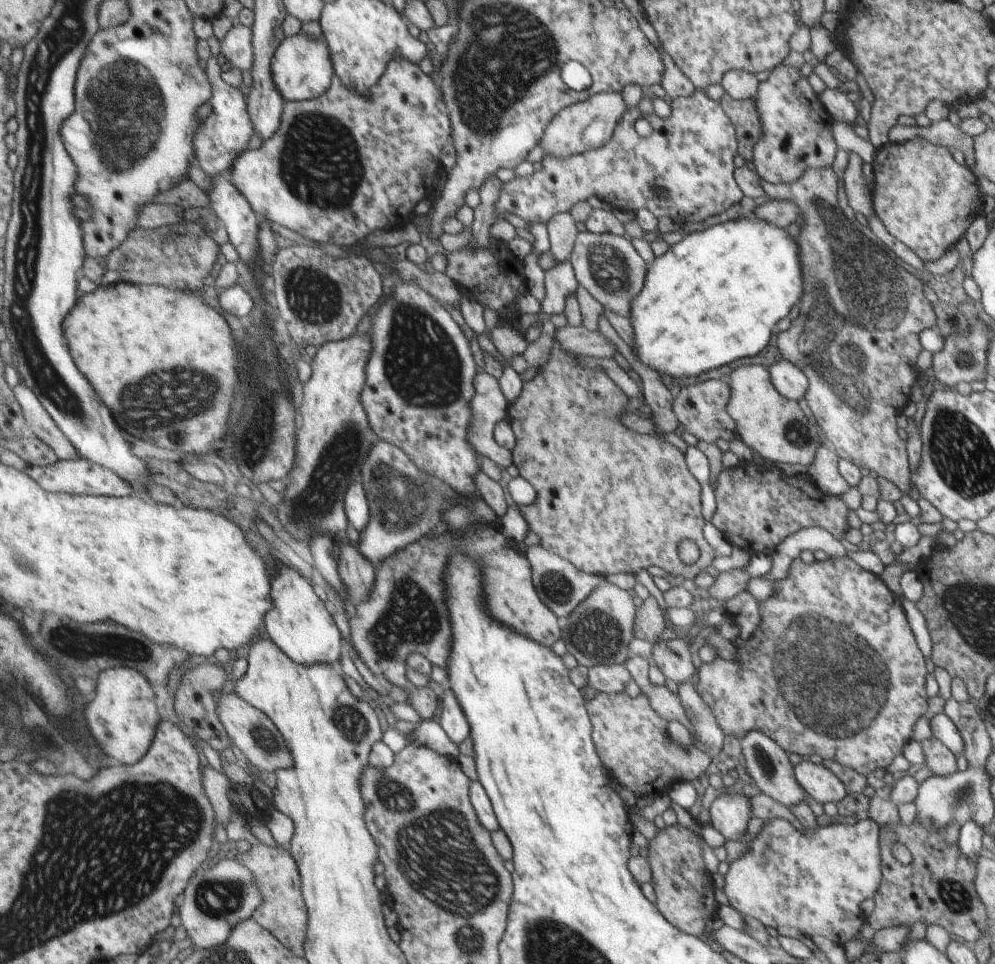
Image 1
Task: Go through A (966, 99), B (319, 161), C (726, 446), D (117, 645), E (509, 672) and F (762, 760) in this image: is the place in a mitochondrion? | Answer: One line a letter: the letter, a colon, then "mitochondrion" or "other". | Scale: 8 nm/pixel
A: other
B: mitochondrion
C: other
D: other
E: other
F: mitochondrion

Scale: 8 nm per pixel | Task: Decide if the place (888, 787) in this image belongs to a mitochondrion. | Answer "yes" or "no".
no

